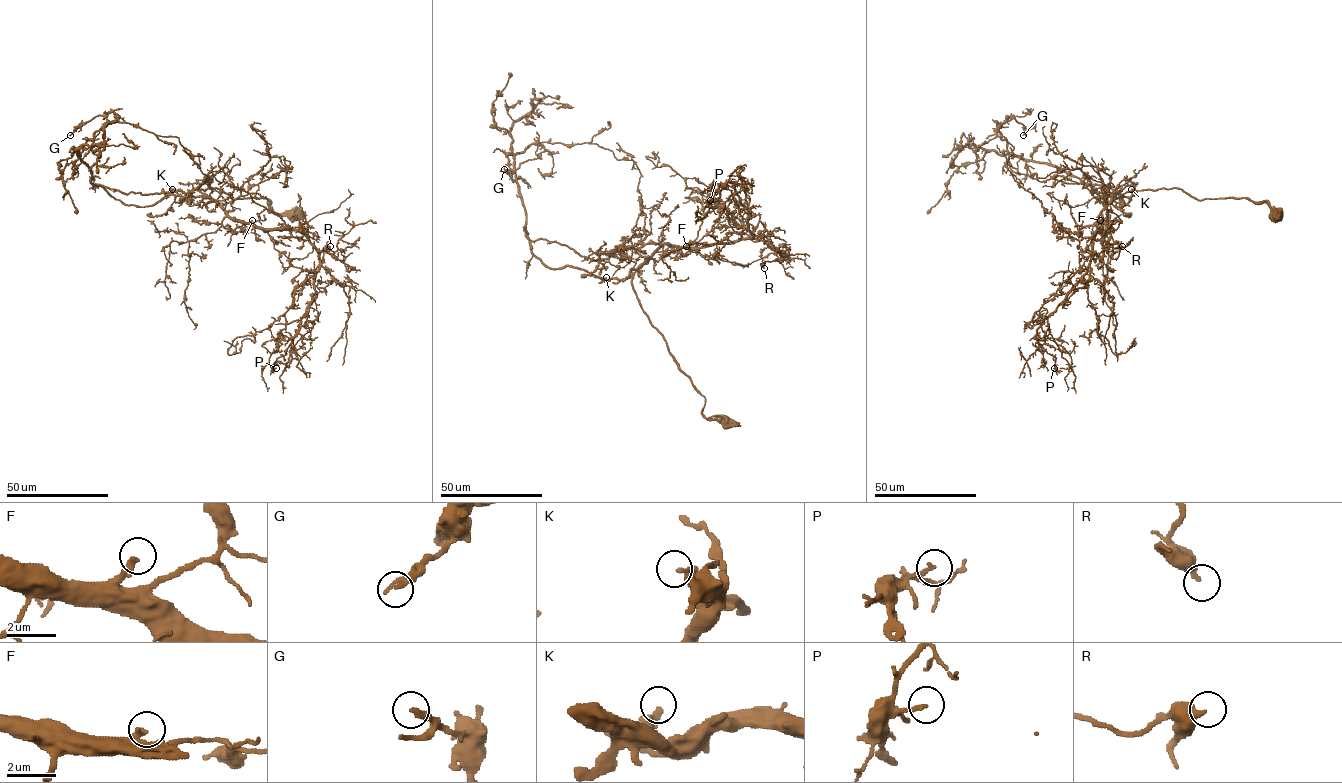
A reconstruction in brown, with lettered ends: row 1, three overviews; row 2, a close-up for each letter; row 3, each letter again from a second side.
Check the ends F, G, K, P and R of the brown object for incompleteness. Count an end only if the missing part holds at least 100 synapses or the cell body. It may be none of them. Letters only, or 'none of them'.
F

